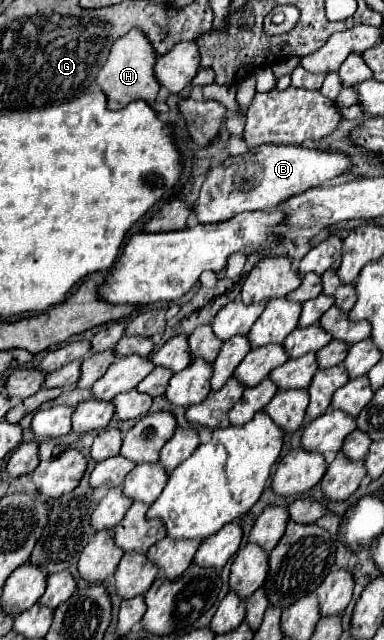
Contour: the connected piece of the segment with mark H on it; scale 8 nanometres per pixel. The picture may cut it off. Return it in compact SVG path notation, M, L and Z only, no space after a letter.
M135 28L135 30L127 32L125 36L121 36L111 46L109 58L107 58L105 66L99 70L97 80L95 80L97 86L107 94L107 106L111 110L119 110L119 108L127 106L131 100L141 98L141 100L147 100L155 112L167 112L167 104L157 100L161 84L155 78L155 62L157 62L157 54L145 32Z

